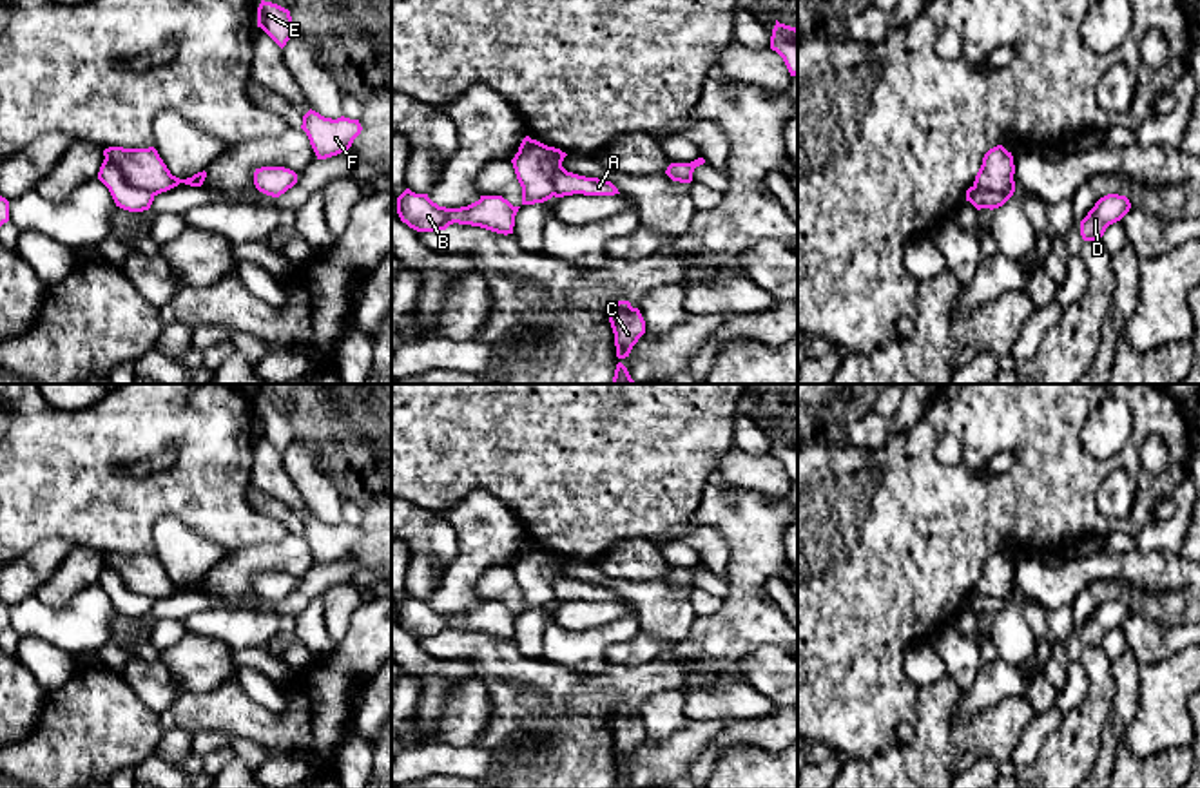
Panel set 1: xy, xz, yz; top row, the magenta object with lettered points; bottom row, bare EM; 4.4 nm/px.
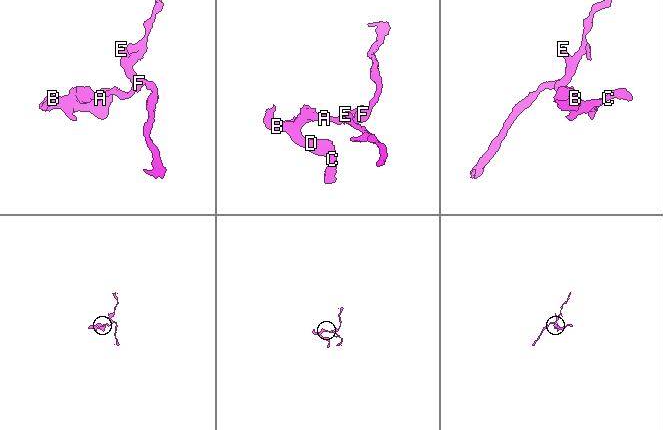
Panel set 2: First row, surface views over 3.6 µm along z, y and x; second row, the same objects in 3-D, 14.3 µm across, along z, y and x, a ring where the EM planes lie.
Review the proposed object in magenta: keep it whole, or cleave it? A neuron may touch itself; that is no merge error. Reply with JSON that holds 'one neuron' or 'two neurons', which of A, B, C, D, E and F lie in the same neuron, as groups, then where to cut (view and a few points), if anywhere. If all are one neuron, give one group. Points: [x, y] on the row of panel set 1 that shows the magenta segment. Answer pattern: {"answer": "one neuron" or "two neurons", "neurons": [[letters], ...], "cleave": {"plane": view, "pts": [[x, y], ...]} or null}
{"answer": "two neurons", "neurons": [["A", "E", "F"], ["B", "C", "D"]], "cleave": {"plane": "xy", "pts": [[106, 156], [131, 183], [153, 196]]}}

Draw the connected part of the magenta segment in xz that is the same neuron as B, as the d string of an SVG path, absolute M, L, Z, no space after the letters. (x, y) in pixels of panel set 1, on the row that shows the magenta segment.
M410 188L397 197L401 221L417 232L446 230L459 223L508 235L513 234L518 208L502 196L480 196L479 201L460 208L439 207L428 194L415 194Z

